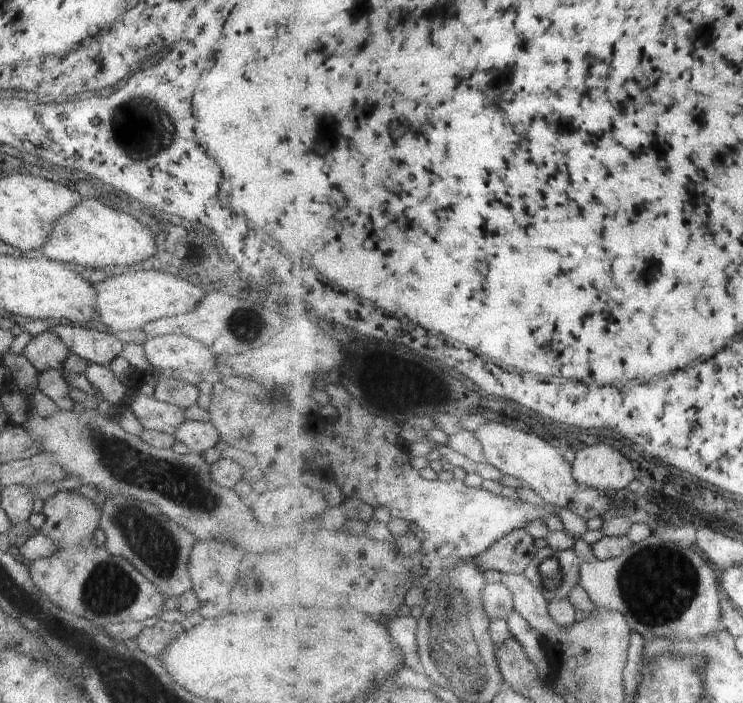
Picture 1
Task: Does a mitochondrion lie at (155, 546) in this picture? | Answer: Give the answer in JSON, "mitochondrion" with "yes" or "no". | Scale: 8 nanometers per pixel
{"mitochondrion":"yes"}

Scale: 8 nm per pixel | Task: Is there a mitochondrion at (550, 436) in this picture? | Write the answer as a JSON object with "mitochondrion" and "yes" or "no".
{"mitochondrion":"no"}

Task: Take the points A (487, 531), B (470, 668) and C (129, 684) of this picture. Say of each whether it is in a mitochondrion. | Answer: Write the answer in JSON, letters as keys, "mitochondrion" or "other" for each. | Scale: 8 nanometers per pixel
{"A":"other","B":"mitochondrion","C":"mitochondrion"}

